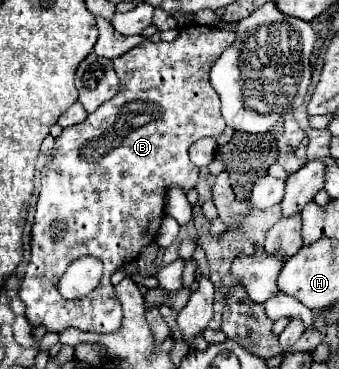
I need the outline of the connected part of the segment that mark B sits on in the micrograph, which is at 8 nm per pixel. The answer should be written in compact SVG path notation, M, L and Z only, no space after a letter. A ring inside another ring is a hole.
M192 24L192 26L184 26L178 34L178 38L174 42L152 42L152 40L144 40L140 46L128 50L126 54L118 56L116 60L112 60L114 68L120 68L120 90L118 94L108 100L106 104L102 104L96 112L92 112L82 124L76 124L72 128L66 128L62 132L60 138L56 138L56 146L54 146L54 154L52 154L52 160L50 164L44 168L42 172L42 184L40 184L40 196L38 196L38 204L36 204L36 218L34 218L34 226L32 226L32 254L30 254L30 262L28 262L28 268L26 268L26 276L22 280L22 286L20 286L20 298L22 302L26 304L26 318L32 326L46 326L46 330L50 332L62 332L64 328L78 328L78 330L84 330L84 332L98 332L98 334L108 334L108 332L114 332L118 326L120 326L120 320L122 320L122 312L120 312L120 302L116 300L116 292L114 292L114 286L110 284L110 276L114 270L122 268L124 264L130 264L132 260L136 260L142 252L144 246L152 244L152 240L156 238L158 234L158 228L162 224L162 218L164 218L164 206L166 206L166 194L168 194L168 188L174 184L174 186L182 186L184 192L194 188L200 180L200 170L188 160L188 148L192 144L192 140L198 140L198 138L204 138L204 136L212 136L212 138L218 138L220 132L224 130L224 118L220 114L220 98L216 96L212 84L210 84L210 68L212 64L216 62L216 58L234 42L234 36L236 32L234 30L228 30L228 28L216 28L216 26L200 26L200 24ZM82 256L96 256L96 258L102 258L102 264L104 264L104 276L98 284L98 288L88 294L88 298L80 298L76 302L68 302L64 300L60 294L58 294L58 280L60 276L64 274L64 270L76 260L76 258L82 258Z

